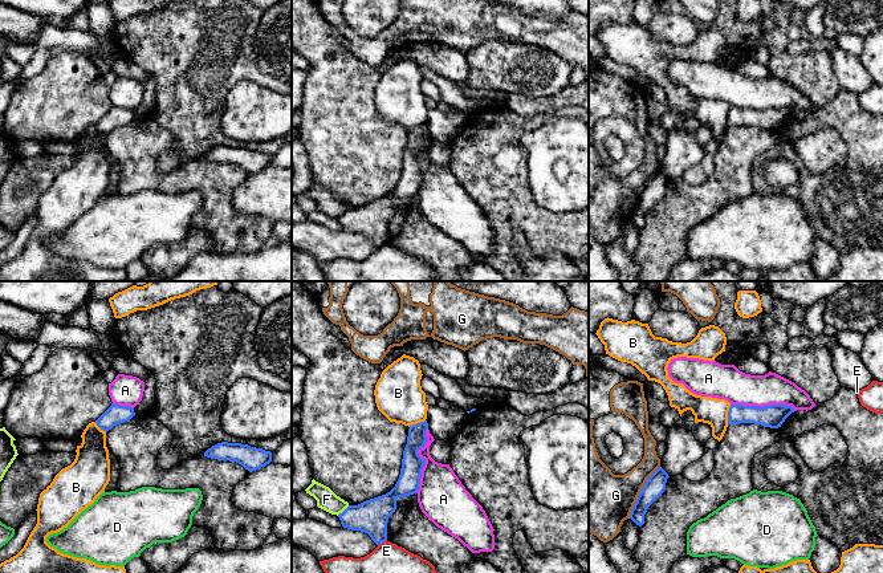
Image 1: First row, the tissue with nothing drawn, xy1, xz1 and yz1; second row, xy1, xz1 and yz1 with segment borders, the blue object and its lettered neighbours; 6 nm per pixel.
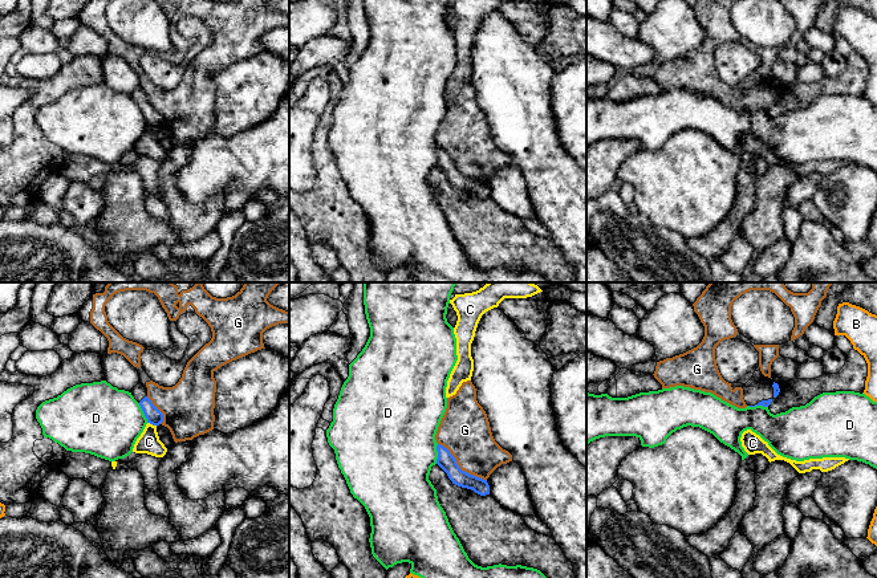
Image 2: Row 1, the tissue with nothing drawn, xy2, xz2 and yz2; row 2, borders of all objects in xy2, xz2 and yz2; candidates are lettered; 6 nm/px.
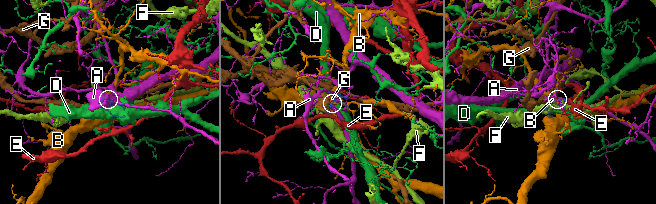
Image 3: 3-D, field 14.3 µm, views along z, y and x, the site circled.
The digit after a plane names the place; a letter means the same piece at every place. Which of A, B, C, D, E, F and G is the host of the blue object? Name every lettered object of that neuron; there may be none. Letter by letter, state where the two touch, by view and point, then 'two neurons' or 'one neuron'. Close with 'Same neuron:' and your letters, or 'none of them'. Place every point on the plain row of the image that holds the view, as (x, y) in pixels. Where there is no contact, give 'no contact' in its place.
A: xz1 (424, 163) | two neurons
B: yz1 (728, 118) | two neurons
C: xy2 (151, 126) | two neurons
D: xy2 (143, 115) | two neurons
E: xz1 (382, 244) | two neurons
F: xz1 (344, 214) | two neurons
G: xz2 (458, 170) | two neurons
Same neuron: none of them

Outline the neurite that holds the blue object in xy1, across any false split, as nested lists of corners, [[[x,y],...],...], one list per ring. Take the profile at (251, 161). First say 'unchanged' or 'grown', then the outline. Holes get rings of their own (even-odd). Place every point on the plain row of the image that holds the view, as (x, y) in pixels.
unchanged | [[[221,145],[204,155],[204,159],[229,163],[241,167],[249,175],[260,172],[272,164],[272,155],[241,146]]]

